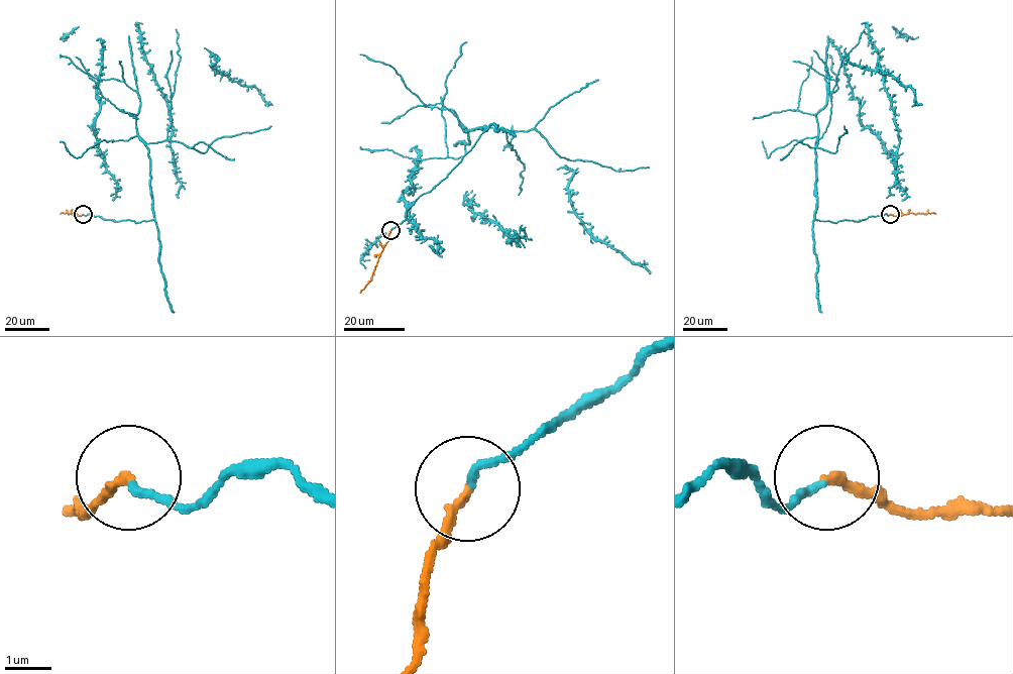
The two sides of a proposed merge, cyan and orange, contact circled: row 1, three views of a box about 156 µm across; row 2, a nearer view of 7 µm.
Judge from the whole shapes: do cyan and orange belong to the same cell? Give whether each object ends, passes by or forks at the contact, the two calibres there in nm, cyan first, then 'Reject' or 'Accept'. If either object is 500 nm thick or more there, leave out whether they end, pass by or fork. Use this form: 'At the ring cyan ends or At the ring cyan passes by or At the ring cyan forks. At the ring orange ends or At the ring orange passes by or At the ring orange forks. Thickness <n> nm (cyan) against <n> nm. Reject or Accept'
At the ring cyan ends. At the ring orange ends. Thickness 140 nm (cyan) against 180 nm. Accept

